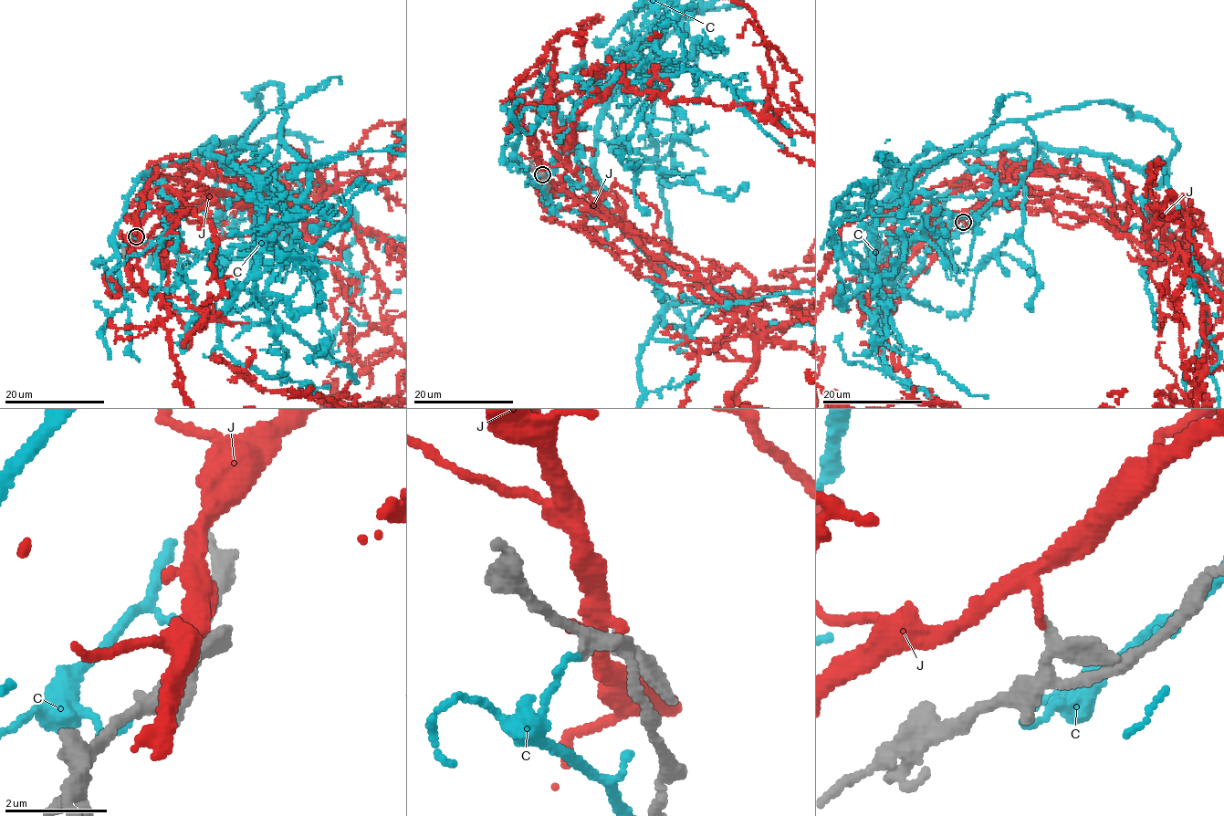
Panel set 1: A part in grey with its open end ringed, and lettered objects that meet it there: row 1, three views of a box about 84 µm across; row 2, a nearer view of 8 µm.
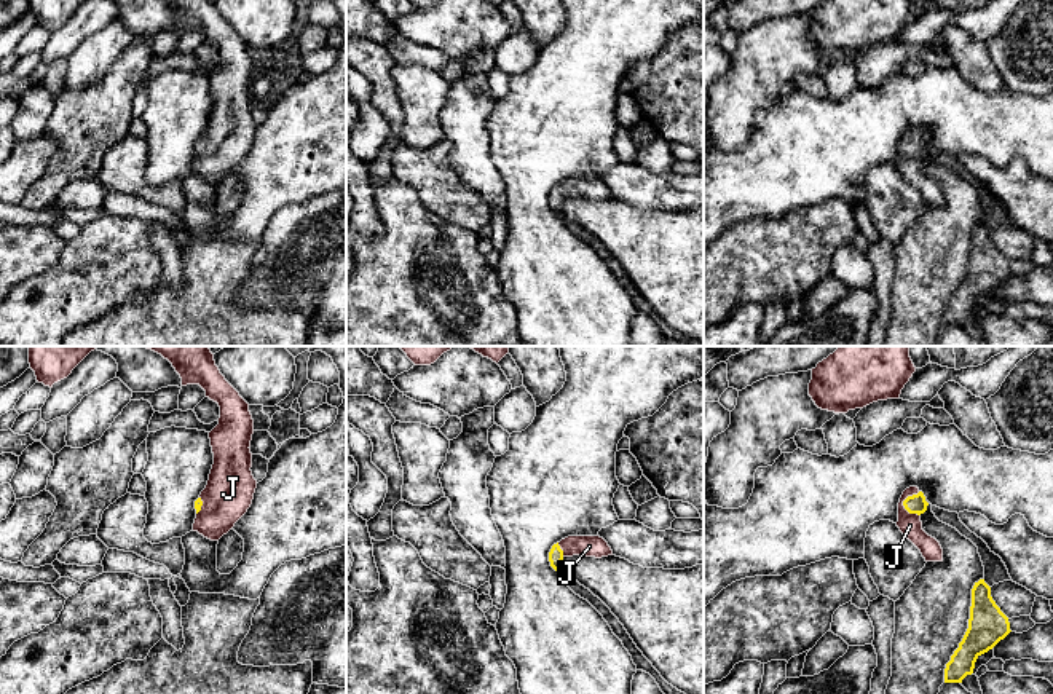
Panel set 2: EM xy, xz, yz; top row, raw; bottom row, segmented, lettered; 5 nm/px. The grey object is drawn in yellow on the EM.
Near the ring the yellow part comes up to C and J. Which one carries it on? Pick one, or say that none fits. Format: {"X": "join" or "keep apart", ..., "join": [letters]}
{"C": "keep apart", "J": "join", "join": ["J"]}

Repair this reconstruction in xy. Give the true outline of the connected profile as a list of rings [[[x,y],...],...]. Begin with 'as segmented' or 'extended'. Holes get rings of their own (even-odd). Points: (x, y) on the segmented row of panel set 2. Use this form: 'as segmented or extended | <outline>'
extended | [[[144,346],[168,359],[182,386],[199,384],[220,407],[219,424],[209,432],[214,464],[206,488],[195,501],[193,531],[219,541],[247,512],[257,480],[252,475],[254,420],[249,404],[225,380],[209,346]]]

